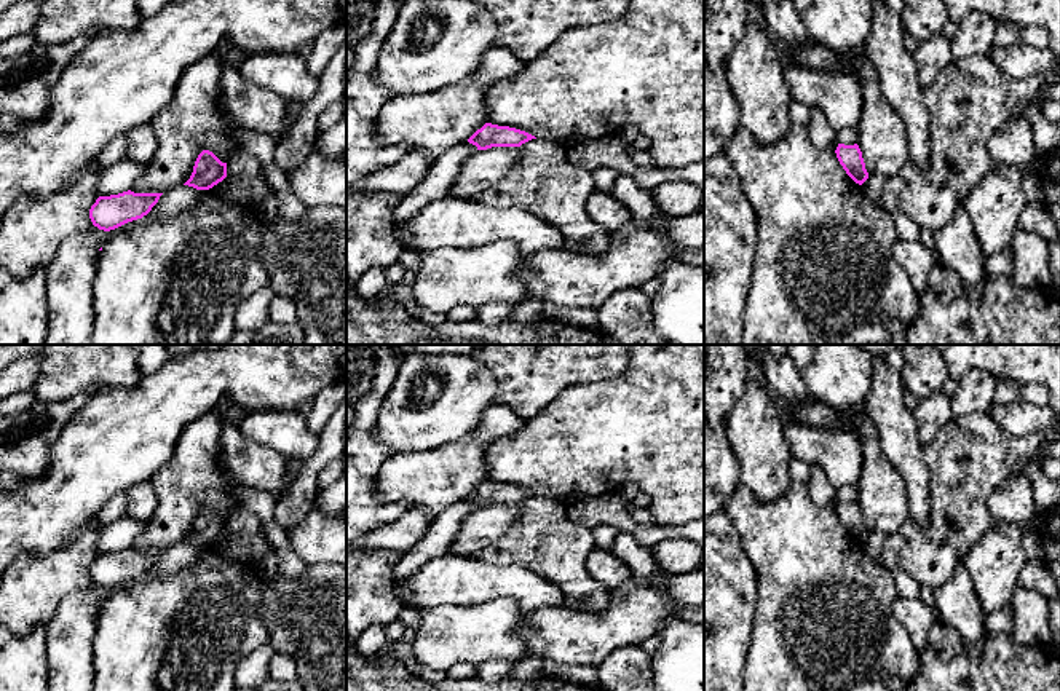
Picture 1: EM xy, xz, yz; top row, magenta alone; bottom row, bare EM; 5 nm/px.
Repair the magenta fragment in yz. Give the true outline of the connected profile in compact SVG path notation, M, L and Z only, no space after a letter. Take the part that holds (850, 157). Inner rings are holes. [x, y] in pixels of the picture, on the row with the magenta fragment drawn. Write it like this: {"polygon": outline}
{"polygon": "M838 144L837 158L846 174L859 185L862 185L868 179L868 172L865 169L865 163L862 158L862 152L857 144L854 145L844 145Z"}

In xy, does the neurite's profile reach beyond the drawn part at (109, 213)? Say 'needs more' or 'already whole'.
already whole

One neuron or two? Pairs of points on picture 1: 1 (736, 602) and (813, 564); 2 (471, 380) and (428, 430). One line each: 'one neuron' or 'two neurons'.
1: two neurons
2: one neuron

